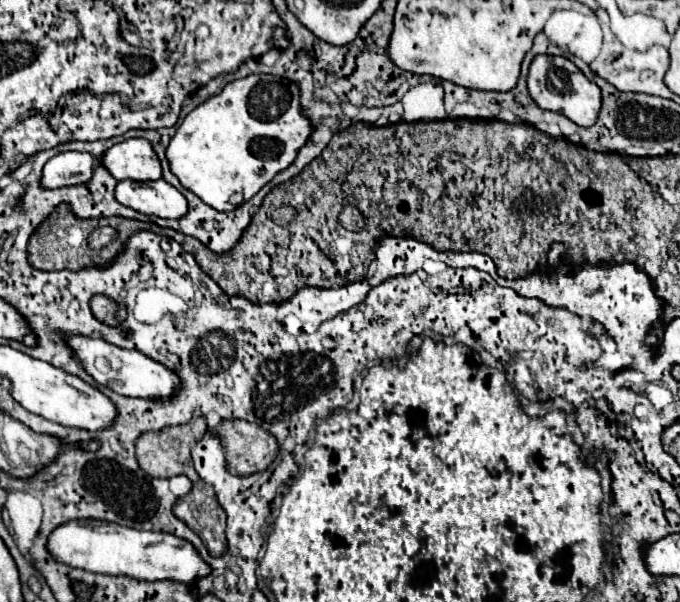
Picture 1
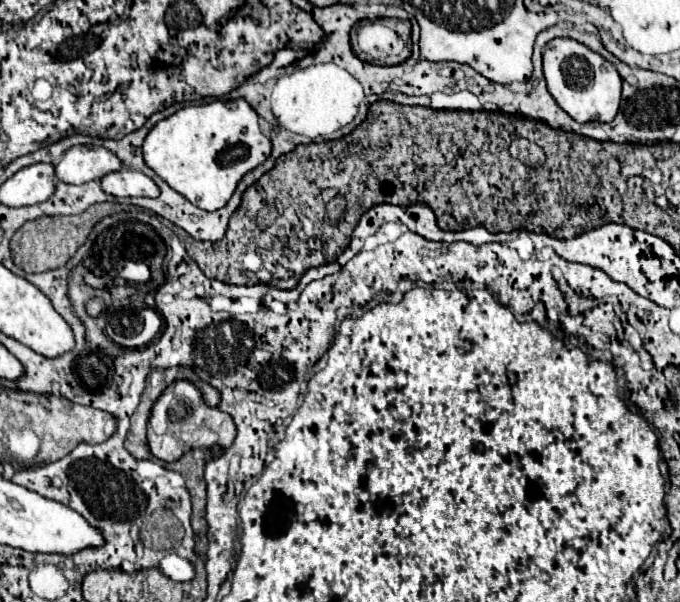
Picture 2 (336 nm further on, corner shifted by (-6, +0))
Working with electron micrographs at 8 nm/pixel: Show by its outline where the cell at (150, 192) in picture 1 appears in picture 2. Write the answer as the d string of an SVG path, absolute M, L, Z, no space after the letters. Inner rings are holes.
M118 170L112 174L106 174L102 178L102 190L106 194L112 194L116 198L128 198L128 196L146 196L146 198L158 198L158 186L152 178L148 178L142 172L136 170Z

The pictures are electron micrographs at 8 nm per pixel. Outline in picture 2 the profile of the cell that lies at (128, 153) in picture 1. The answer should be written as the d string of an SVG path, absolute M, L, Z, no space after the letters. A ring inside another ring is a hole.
M74 146L56 164L56 176L68 184L84 184L90 180L100 180L110 172L122 170L124 164L114 156L112 150L104 146Z

